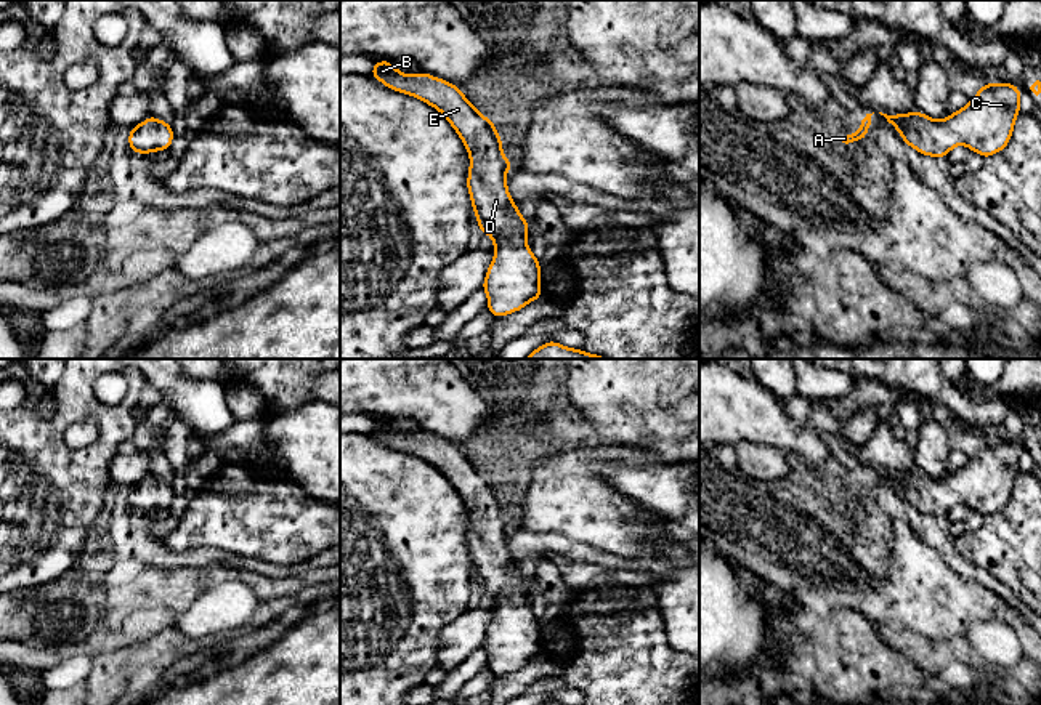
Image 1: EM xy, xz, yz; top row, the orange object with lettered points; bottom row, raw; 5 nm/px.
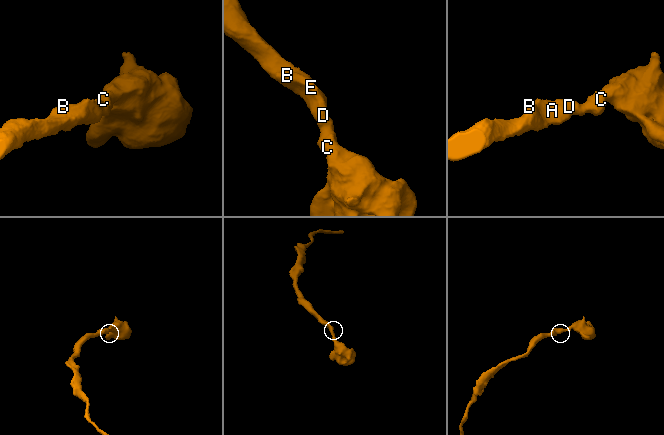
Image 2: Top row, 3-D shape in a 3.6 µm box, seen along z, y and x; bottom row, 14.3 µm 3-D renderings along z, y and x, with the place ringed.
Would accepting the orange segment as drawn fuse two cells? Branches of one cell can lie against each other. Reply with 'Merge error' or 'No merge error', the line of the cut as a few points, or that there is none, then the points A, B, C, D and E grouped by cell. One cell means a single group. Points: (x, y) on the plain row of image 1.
No merge error. No split. Groups: A B C D E

